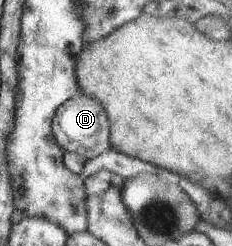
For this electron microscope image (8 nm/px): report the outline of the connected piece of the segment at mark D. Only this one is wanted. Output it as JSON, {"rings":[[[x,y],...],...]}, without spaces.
{"rings":[[[77,93],[55,110],[52,122],[53,137],[65,152],[75,152],[90,160],[111,147],[110,121],[106,109],[94,97]]]}

